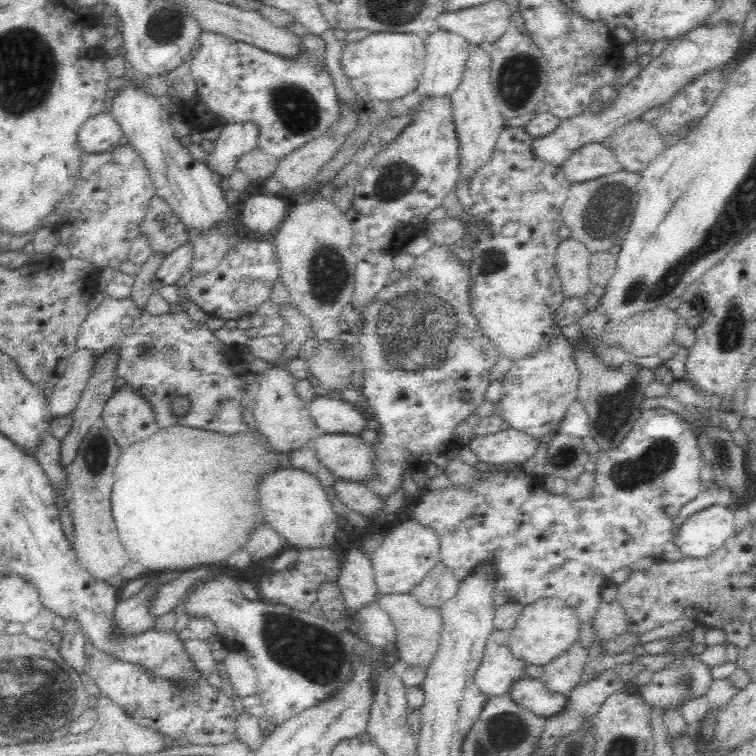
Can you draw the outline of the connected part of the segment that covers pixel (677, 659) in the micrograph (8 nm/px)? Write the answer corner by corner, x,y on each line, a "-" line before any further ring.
683,632
668,639
674,639
674,646
665,654
670,654
674,660
664,669
653,672
649,683
636,688
637,693
644,699
646,704
662,711
668,710
668,708
681,708
684,702
706,695
714,680
710,673
710,668
702,662
700,656
690,654
690,649
694,648
695,645
692,633

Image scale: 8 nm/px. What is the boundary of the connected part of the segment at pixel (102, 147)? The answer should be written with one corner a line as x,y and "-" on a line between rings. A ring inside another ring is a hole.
102,113
80,126
77,141
84,153
101,153
111,151
122,136
119,122
110,113

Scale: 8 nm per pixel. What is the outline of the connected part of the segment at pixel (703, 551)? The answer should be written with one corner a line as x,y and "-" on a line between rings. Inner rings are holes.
714,504
702,510
683,523
679,534
674,538
673,547
680,550
684,557
700,559
710,556
718,548
724,546
724,542
735,533
734,516
734,505
724,507

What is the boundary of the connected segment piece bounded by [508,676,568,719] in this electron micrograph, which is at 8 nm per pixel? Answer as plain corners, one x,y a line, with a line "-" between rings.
520,678
512,684
508,694
516,704
545,719
568,708
568,695
548,691
540,679

